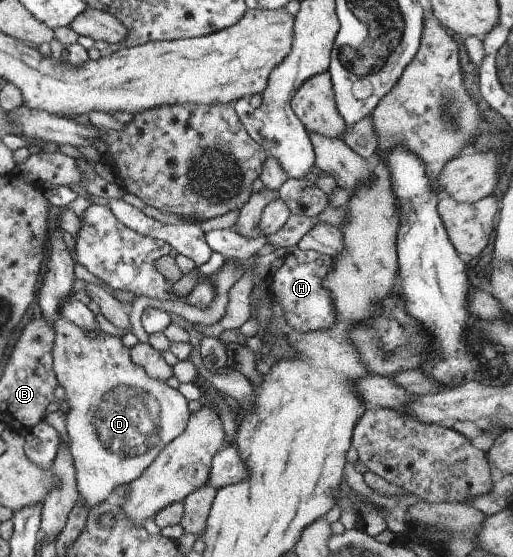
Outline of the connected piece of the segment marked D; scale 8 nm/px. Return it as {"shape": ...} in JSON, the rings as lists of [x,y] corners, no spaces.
{"shape":[[[59,317],[54,324],[55,328],[55,340],[53,347],[53,372],[56,376],[57,382],[66,391],[66,400],[70,404],[70,412],[68,412],[66,418],[66,434],[68,434],[69,440],[69,452],[72,456],[73,466],[75,469],[75,482],[77,484],[78,499],[84,503],[84,506],[92,509],[93,507],[99,506],[102,502],[105,502],[114,497],[114,492],[118,486],[122,484],[128,484],[136,478],[142,476],[142,472],[158,458],[158,454],[174,440],[178,438],[184,429],[186,428],[187,422],[191,412],[189,411],[189,401],[178,391],[170,387],[166,381],[156,380],[146,374],[146,370],[138,364],[134,364],[131,360],[130,348],[126,347],[121,338],[117,338],[108,335],[103,332],[102,335],[97,333],[86,333],[83,332],[77,325],[69,322],[63,317]]]}

